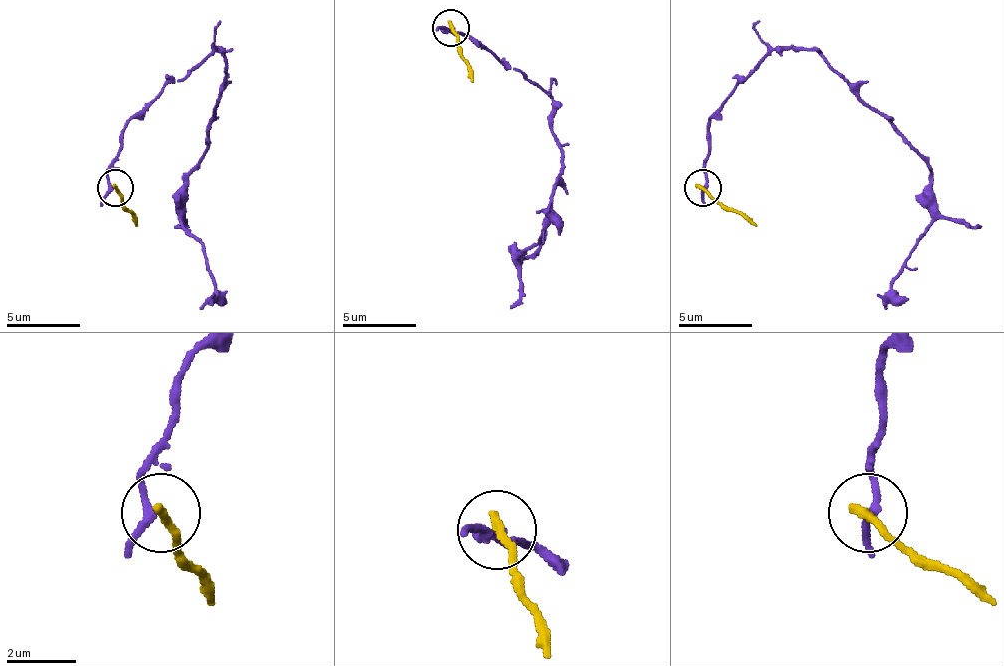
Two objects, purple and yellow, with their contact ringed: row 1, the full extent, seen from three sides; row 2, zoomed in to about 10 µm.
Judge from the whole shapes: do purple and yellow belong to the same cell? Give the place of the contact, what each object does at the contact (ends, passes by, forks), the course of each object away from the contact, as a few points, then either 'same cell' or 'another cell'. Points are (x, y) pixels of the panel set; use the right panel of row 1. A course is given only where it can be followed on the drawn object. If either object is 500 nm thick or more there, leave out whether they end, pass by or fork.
at (703, 187); purple passes by; yellow ends there; purple runs (706, 188), (709, 115), (775, 49), (812, 49), (893, 126), (929, 170), (933, 221), (896, 280), (885, 309); yellow runs (702, 188), (757, 225); another cell

